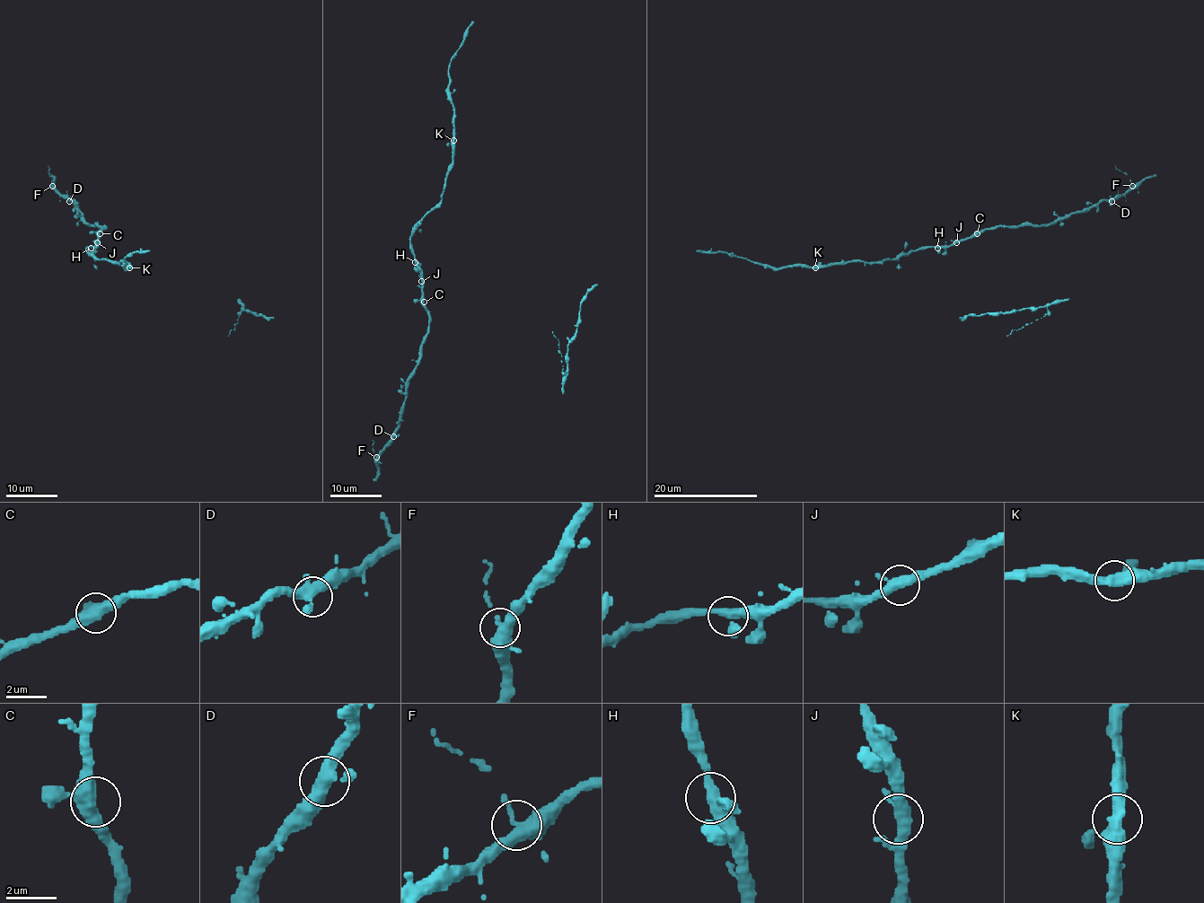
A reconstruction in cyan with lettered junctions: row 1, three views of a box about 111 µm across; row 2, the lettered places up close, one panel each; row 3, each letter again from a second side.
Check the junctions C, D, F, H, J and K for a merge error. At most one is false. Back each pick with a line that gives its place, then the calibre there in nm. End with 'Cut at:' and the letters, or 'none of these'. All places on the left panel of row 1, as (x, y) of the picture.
Cut at: none of these

